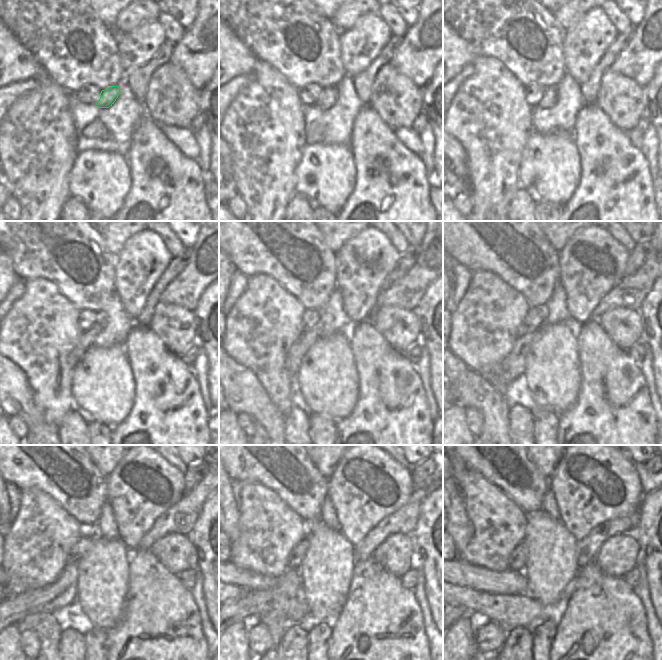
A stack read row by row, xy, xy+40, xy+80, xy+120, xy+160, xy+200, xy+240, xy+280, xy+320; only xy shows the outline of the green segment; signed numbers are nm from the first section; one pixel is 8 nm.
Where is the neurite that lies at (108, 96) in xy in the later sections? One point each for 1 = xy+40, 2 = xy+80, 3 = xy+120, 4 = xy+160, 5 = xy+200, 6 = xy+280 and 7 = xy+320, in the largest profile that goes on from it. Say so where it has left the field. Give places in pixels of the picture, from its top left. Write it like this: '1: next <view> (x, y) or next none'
1: next xy+40 (327, 99)
2: next xy+80 (549, 98)
3: next xy+120 (86, 339)
4: next xy+160 (297, 351)
5: next xy+200 (512, 367)
6: next xy+280 (253, 603)
7: next xy+320 (463, 612)

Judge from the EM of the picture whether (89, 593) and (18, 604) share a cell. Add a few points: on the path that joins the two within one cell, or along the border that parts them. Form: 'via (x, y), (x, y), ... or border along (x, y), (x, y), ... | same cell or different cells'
border along (78, 572), (78, 588), (75, 599) | different cells

